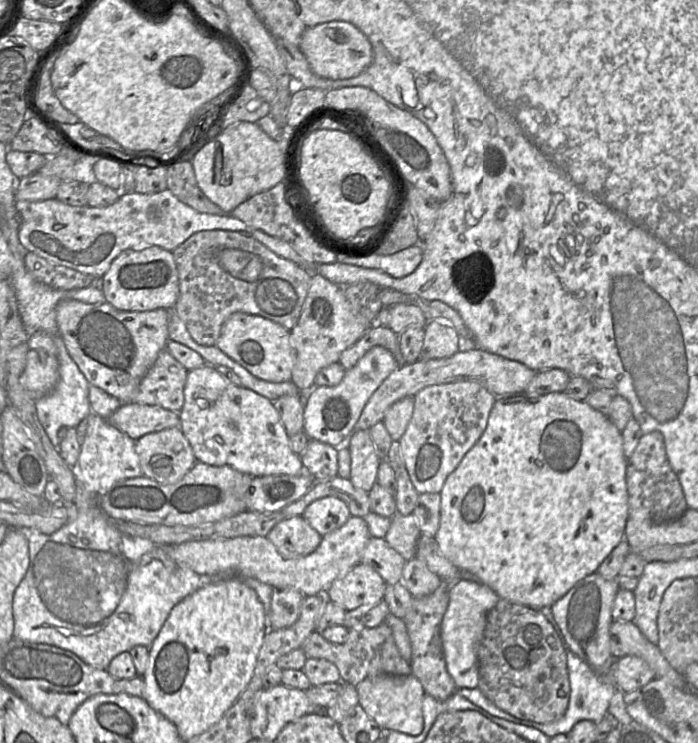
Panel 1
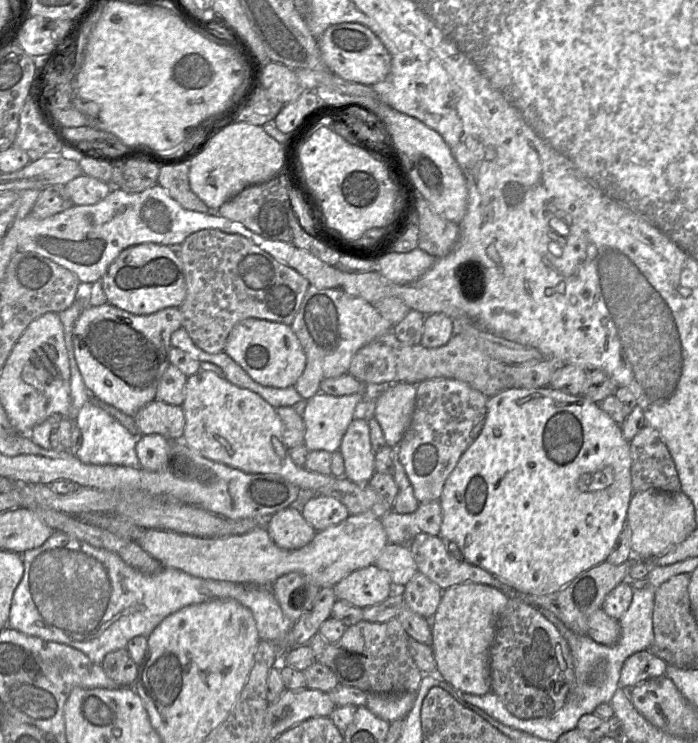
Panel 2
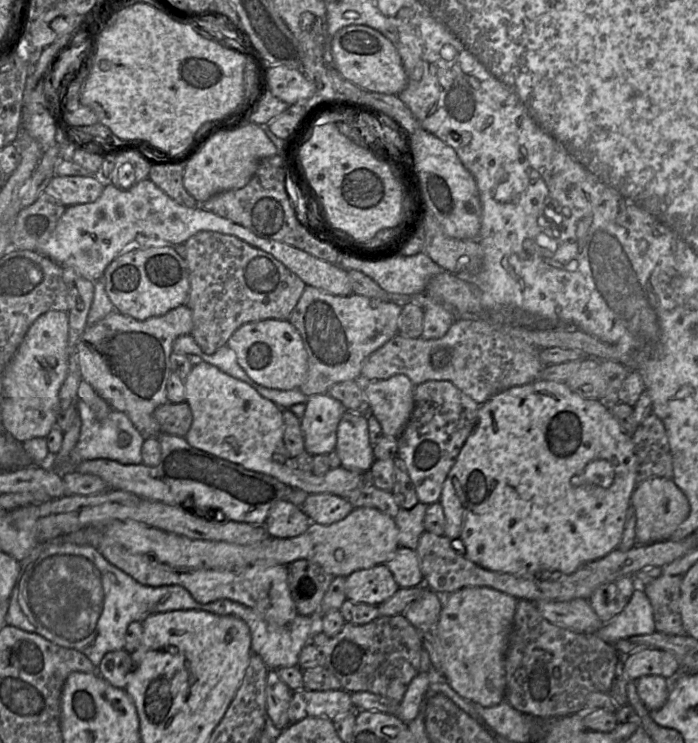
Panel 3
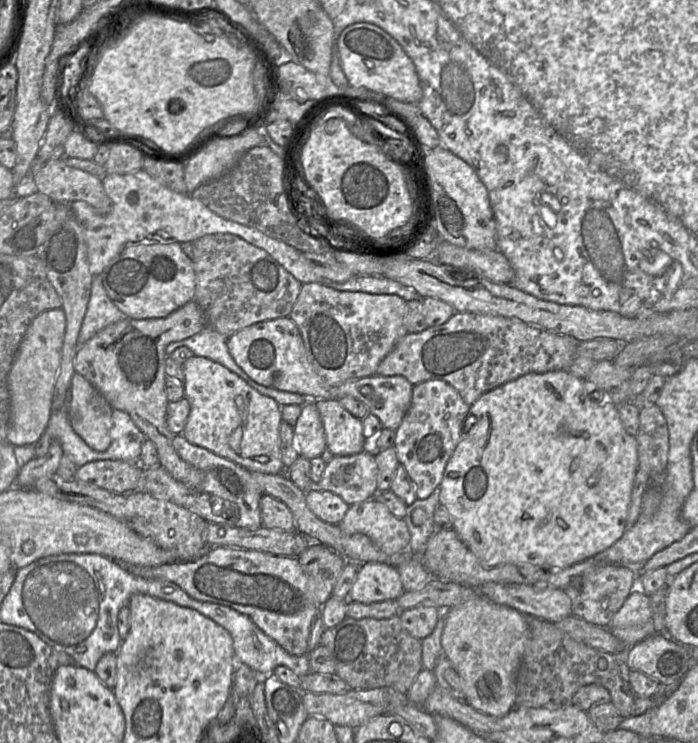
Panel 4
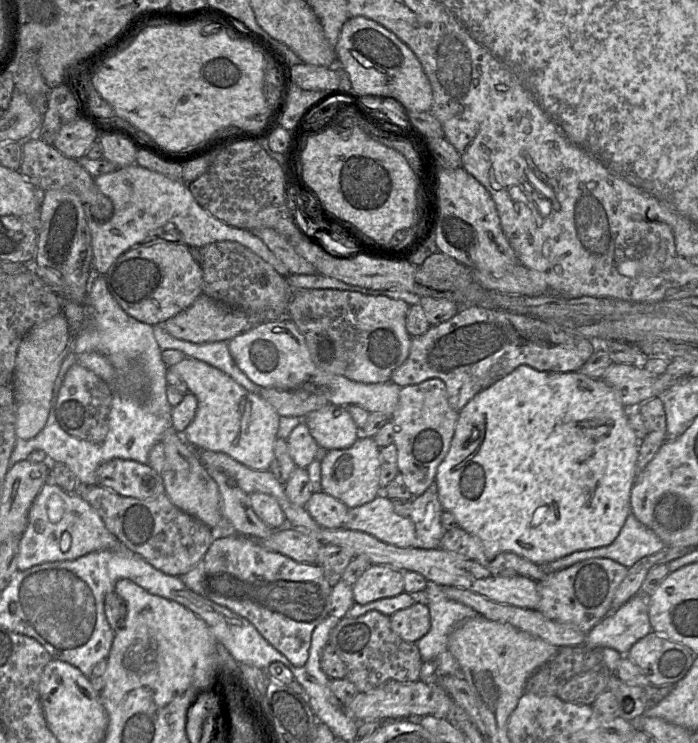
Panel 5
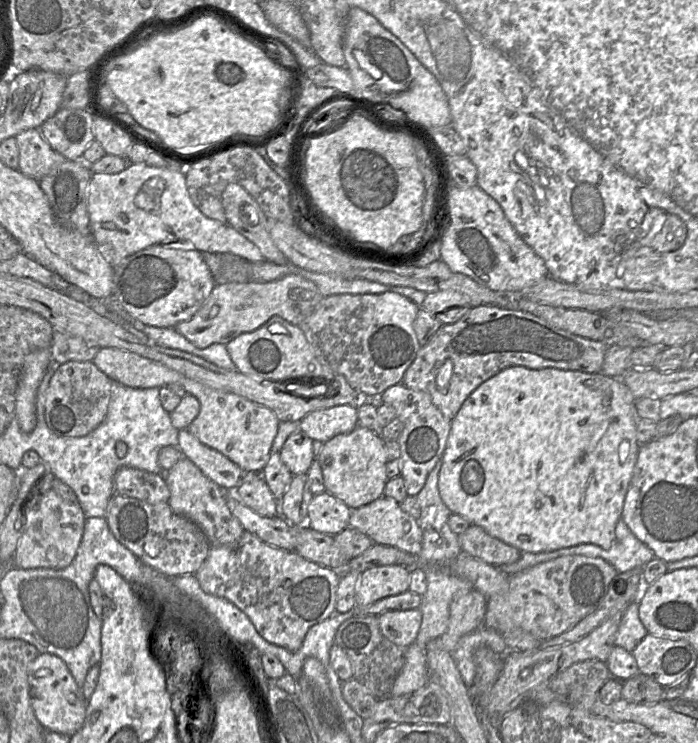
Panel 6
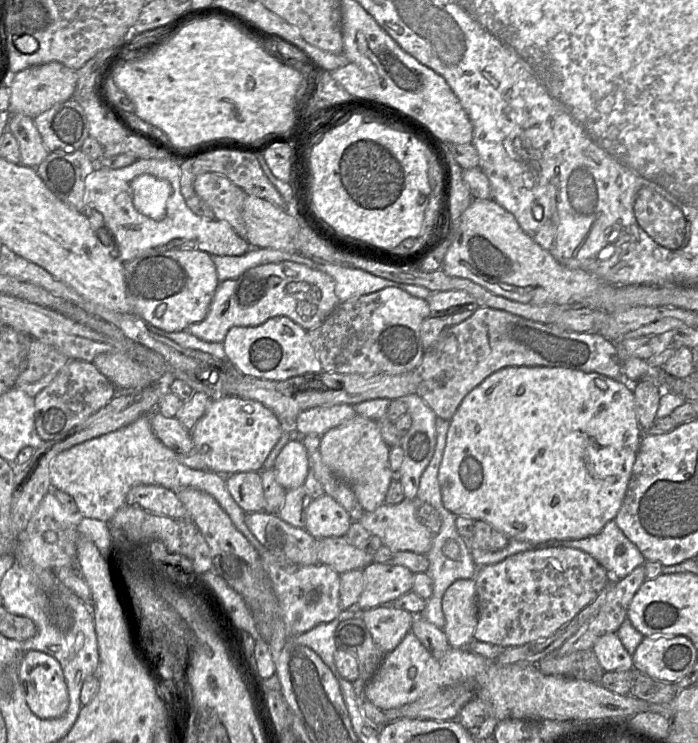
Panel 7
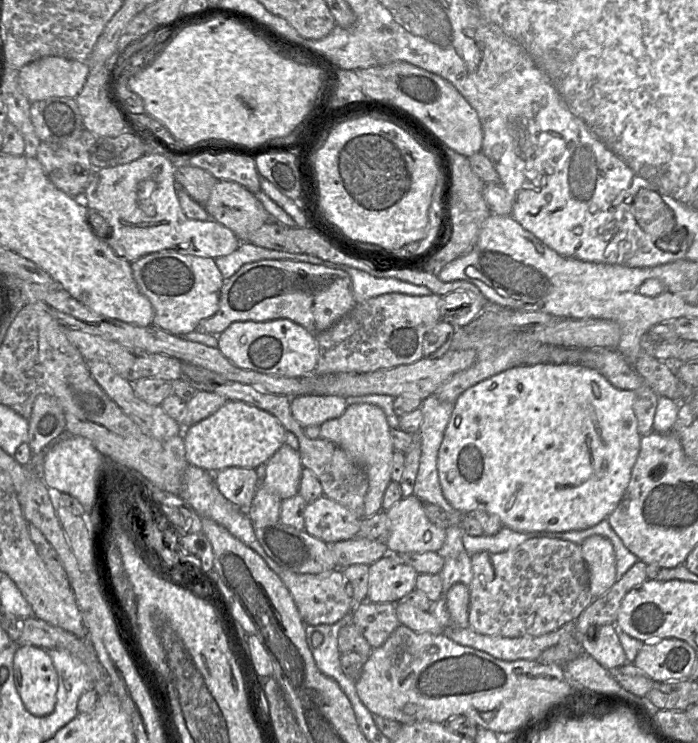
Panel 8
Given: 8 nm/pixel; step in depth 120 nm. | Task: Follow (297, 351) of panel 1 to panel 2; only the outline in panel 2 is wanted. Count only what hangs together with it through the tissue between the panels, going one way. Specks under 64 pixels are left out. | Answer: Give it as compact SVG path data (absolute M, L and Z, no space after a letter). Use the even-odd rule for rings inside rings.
M310 285L292 324L306 356L306 367L297 380L296 391L305 400L320 392L320 383L349 373L356 352L382 334L393 330L374 304L339 289L318 289Z

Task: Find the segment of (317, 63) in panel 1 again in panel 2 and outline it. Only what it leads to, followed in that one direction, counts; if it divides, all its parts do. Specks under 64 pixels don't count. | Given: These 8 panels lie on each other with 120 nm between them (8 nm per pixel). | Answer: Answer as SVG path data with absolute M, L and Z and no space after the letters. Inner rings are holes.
M341 23L328 27L318 39L318 46L327 69L338 77L372 86L390 73L391 55L380 38L361 23Z

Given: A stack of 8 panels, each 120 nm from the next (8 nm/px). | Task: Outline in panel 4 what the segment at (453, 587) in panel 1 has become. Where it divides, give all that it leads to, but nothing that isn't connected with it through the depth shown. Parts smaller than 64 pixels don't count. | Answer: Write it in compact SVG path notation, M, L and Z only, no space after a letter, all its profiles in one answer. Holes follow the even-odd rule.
M478 595L452 607L442 635L444 653L458 672L465 701L491 716L504 716L516 707L516 681L530 638L527 615Z

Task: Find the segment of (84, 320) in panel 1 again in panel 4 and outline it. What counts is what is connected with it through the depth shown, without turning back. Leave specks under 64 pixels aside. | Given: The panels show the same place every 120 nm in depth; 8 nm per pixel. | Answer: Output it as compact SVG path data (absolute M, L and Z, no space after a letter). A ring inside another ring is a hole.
M193 300L164 318L132 319L125 317L96 333L78 347L75 372L87 379L113 410L129 414L135 425L151 440L158 452L159 464L177 481L188 487L201 484L204 474L183 461L173 447L174 434L167 425L169 400L165 390L166 347L198 334L206 327L199 305Z

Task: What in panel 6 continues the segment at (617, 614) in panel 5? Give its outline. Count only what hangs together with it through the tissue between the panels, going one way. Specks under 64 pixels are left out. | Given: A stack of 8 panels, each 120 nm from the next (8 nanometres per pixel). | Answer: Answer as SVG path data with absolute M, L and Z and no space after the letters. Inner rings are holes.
M632 601L623 613L614 644L631 653L647 634L648 631L639 617L638 601Z

